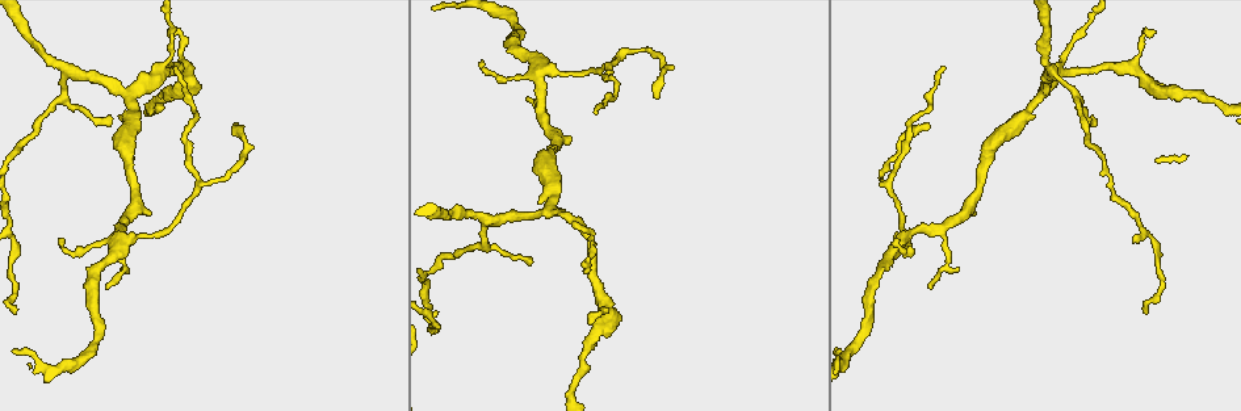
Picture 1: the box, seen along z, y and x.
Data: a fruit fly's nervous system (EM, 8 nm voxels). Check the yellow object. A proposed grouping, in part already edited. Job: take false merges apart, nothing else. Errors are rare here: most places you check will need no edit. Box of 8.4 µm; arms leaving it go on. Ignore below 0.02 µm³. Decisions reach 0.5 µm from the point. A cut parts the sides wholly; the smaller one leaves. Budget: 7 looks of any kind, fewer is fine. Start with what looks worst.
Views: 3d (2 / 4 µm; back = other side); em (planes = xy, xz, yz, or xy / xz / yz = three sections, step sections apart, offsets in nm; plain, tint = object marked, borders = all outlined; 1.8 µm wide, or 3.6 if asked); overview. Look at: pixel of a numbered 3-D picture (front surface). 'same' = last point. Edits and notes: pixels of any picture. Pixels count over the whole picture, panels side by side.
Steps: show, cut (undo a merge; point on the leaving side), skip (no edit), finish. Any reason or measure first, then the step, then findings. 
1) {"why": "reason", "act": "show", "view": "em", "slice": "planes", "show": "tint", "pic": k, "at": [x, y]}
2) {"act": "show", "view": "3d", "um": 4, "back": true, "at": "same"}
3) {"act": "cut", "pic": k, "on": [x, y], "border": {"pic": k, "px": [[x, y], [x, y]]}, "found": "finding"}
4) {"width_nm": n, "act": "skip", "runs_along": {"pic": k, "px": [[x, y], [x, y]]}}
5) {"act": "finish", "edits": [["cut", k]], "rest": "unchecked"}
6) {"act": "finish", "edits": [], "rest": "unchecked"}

{"why": "three-way junction", "act": "show", "view": "em", "um": 3.6, "slice": "xz", "step": 4, "show": "tint", "pic": 1, "at": [578, 225]}

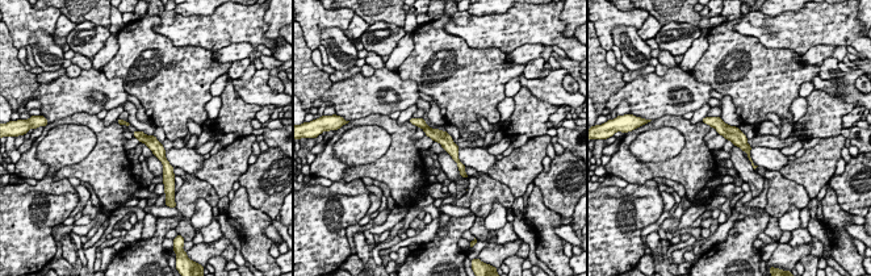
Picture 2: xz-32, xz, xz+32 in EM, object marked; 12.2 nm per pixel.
{"why": "cut it another way", "act": "show", "view": "em", "um": 3.6, "slice": "planes", "show": "borders", "at": "same"}

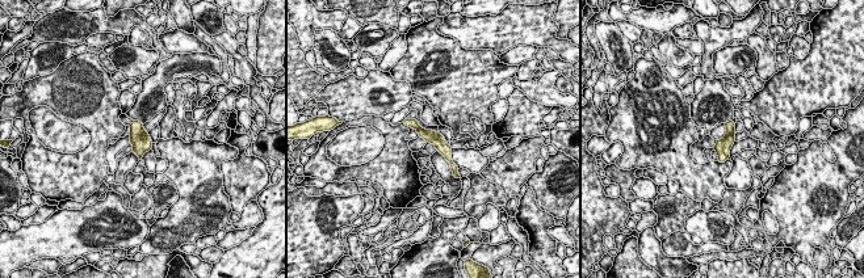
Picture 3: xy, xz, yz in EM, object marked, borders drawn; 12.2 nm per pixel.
{"width_nm": 180, "act": "skip", "runs_along": {"pic": 3, "px": [[409, 122], [432, 137], [448, 156]]}, "found": "one neuron here"}

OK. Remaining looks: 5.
{"why": "three-way junction", "act": "show", "view": "em", "slice": "xz", "step": 4, "show": "tint", "pic": 1, "at": [903, 239]}

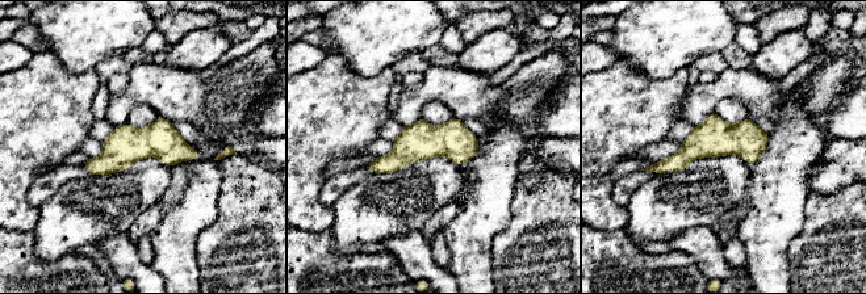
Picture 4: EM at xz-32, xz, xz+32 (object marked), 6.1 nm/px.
{"act": "show", "view": "em", "slice": "planes", "show": "tint", "at": "same"}

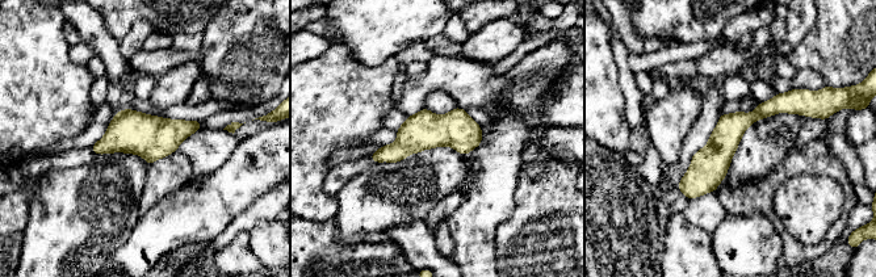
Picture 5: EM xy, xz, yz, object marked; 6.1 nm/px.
{"act": "skip", "runs_along": {"pic": 5, "px": [[805, 109], [747, 118], [683, 189]]}, "found": "one neuron here"}

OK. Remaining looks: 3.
{"why": "narrows sharply", "act": "show", "view": "em", "slice": "xy", "step": 4, "show": "tint", "pic": 1, "at": [1194, 94]}

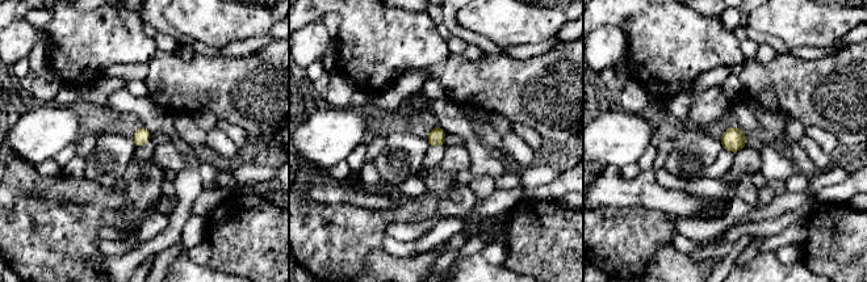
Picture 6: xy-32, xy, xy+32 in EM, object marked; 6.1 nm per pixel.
{"act": "show", "view": "em", "slice": "planes", "show": "tint", "at": "same"}

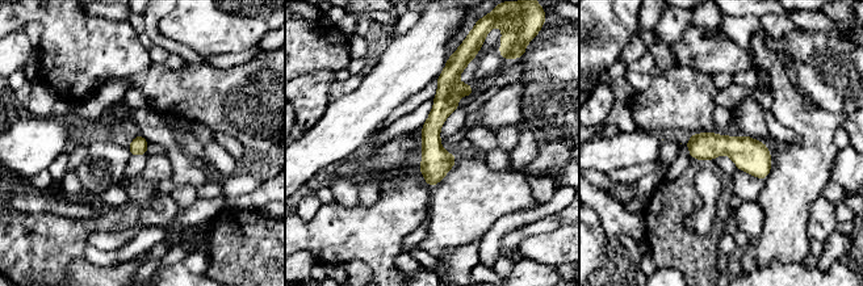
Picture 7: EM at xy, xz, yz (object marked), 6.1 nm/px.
{"act": "skip", "runs_along": {"pic": 7, "px": [[452, 70], [432, 126], [431, 181]]}, "found": "all the same neuron"}

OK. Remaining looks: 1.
{"act": "finish", "edits": [], "rest": "unchecked"}

